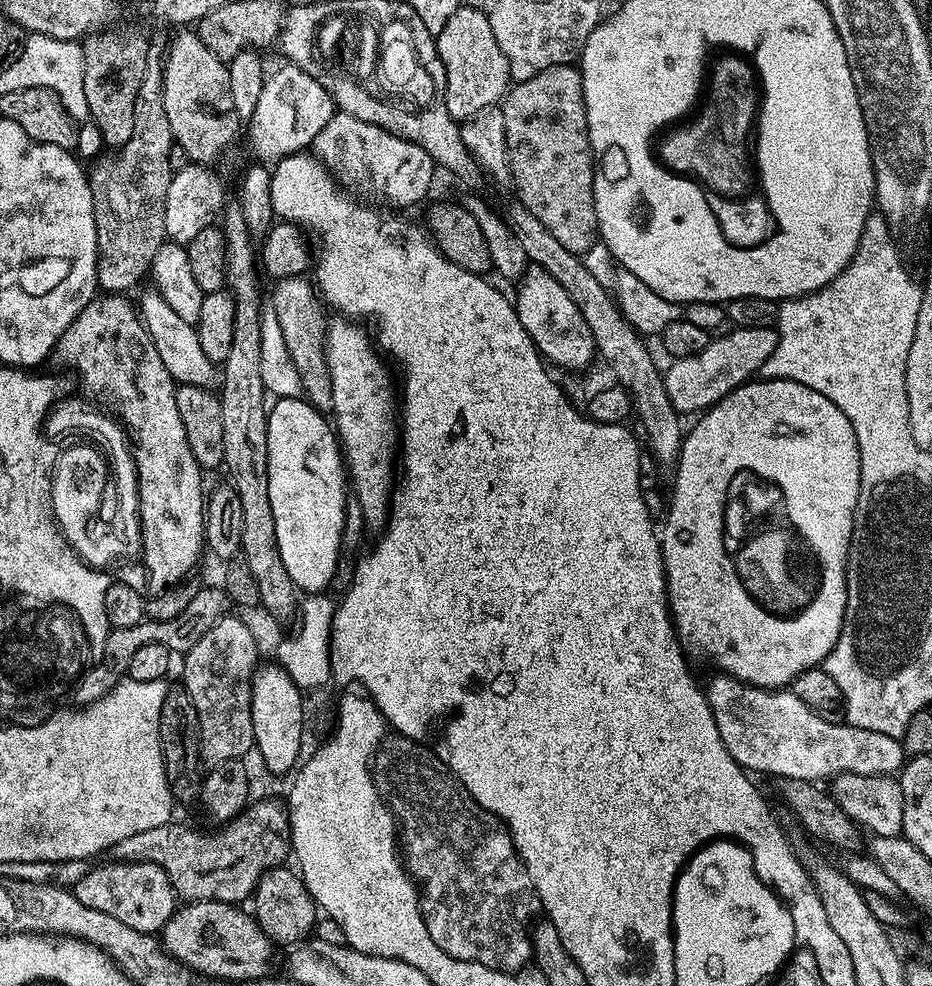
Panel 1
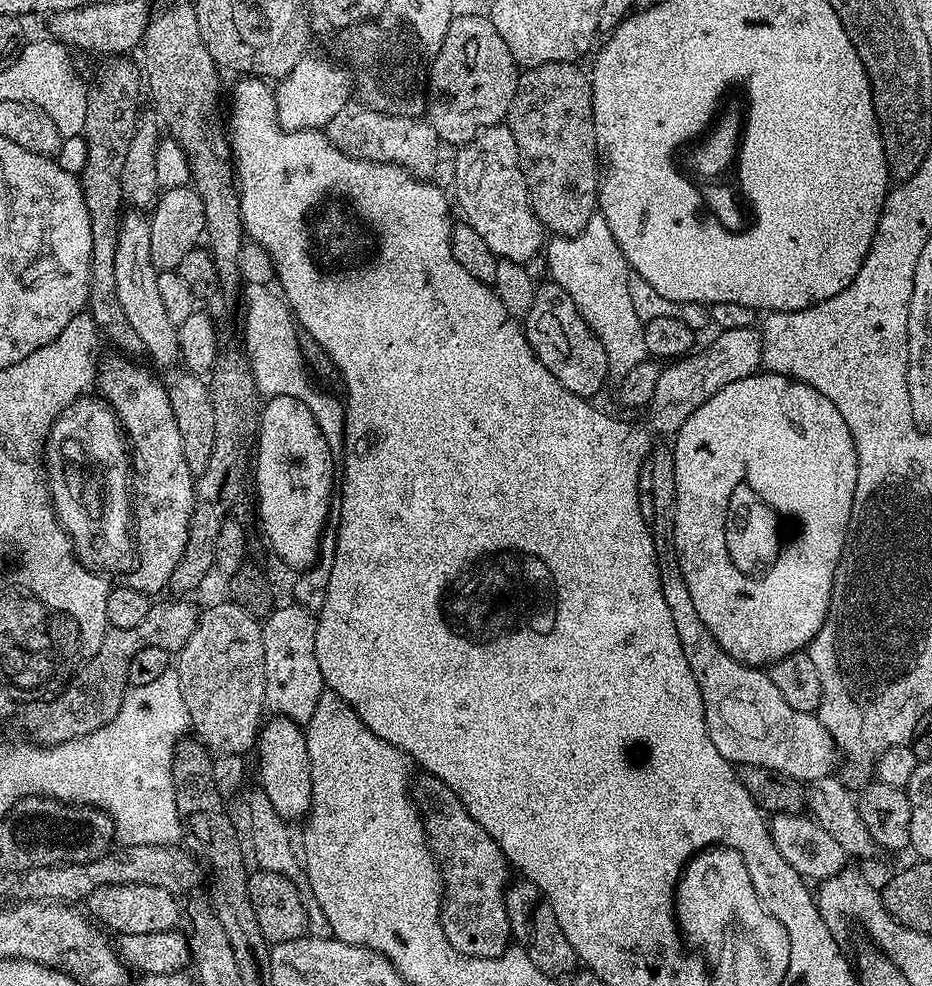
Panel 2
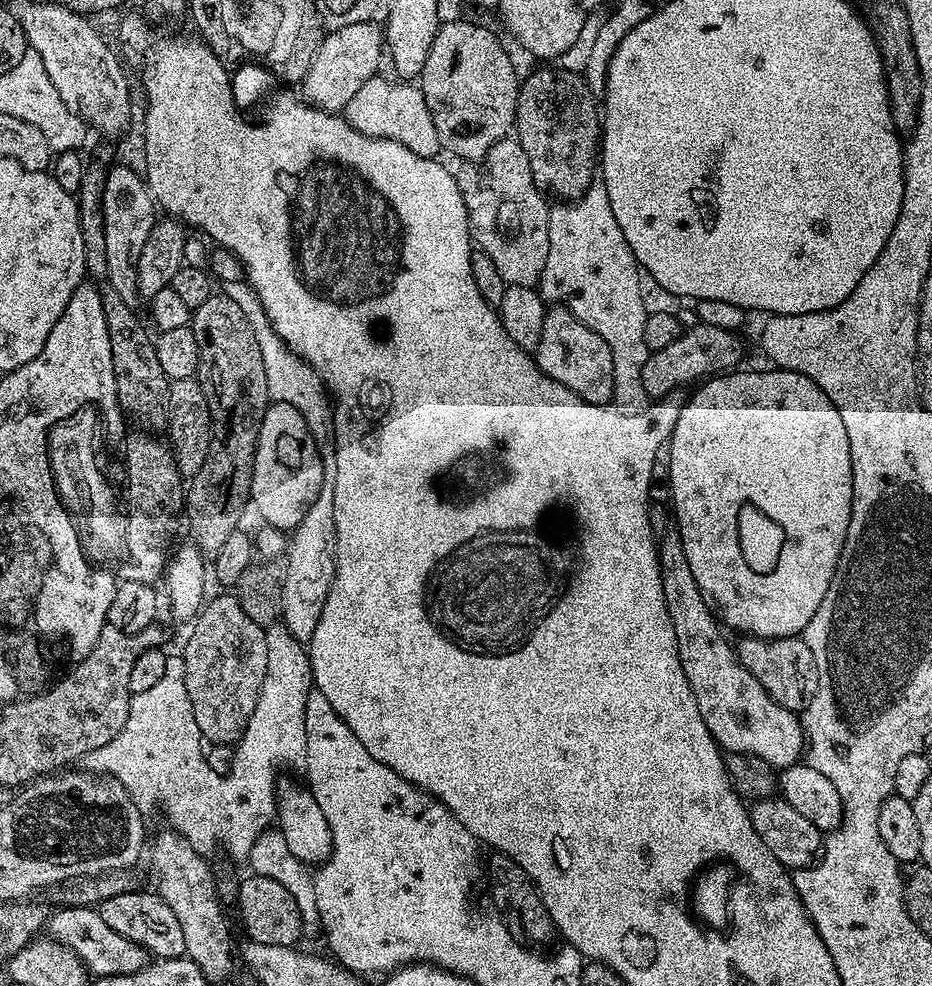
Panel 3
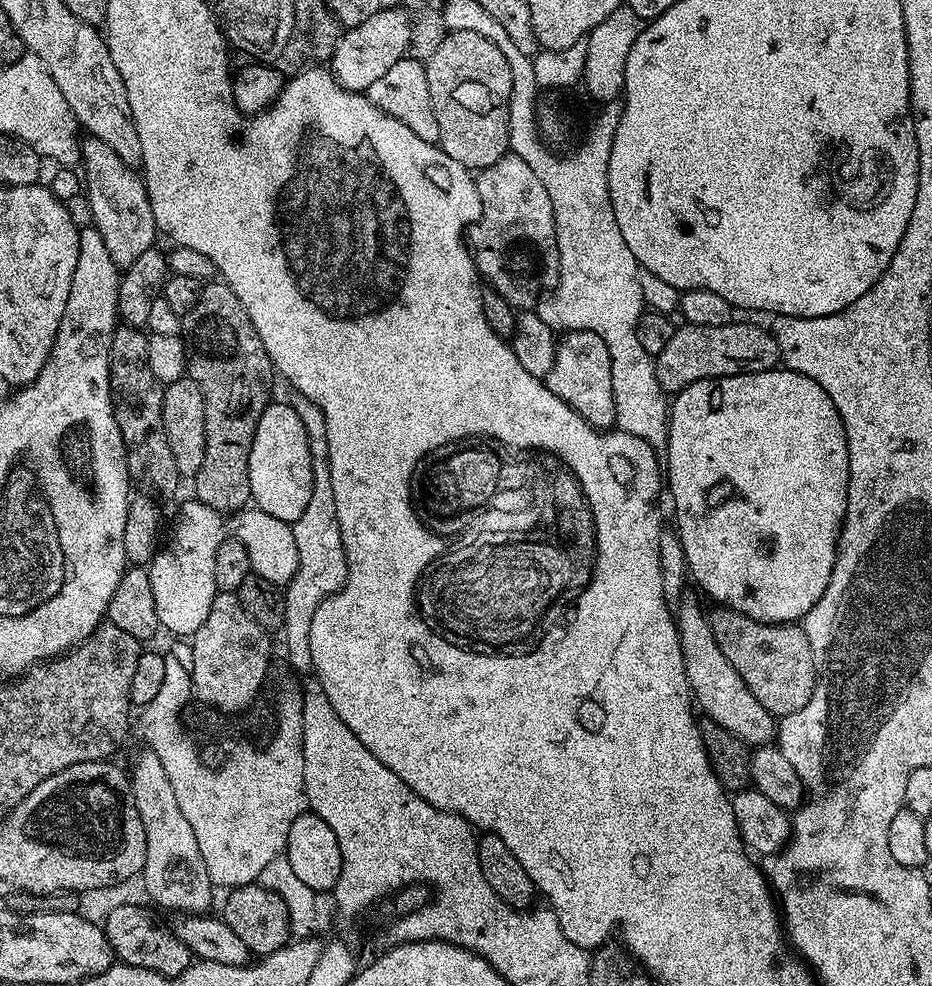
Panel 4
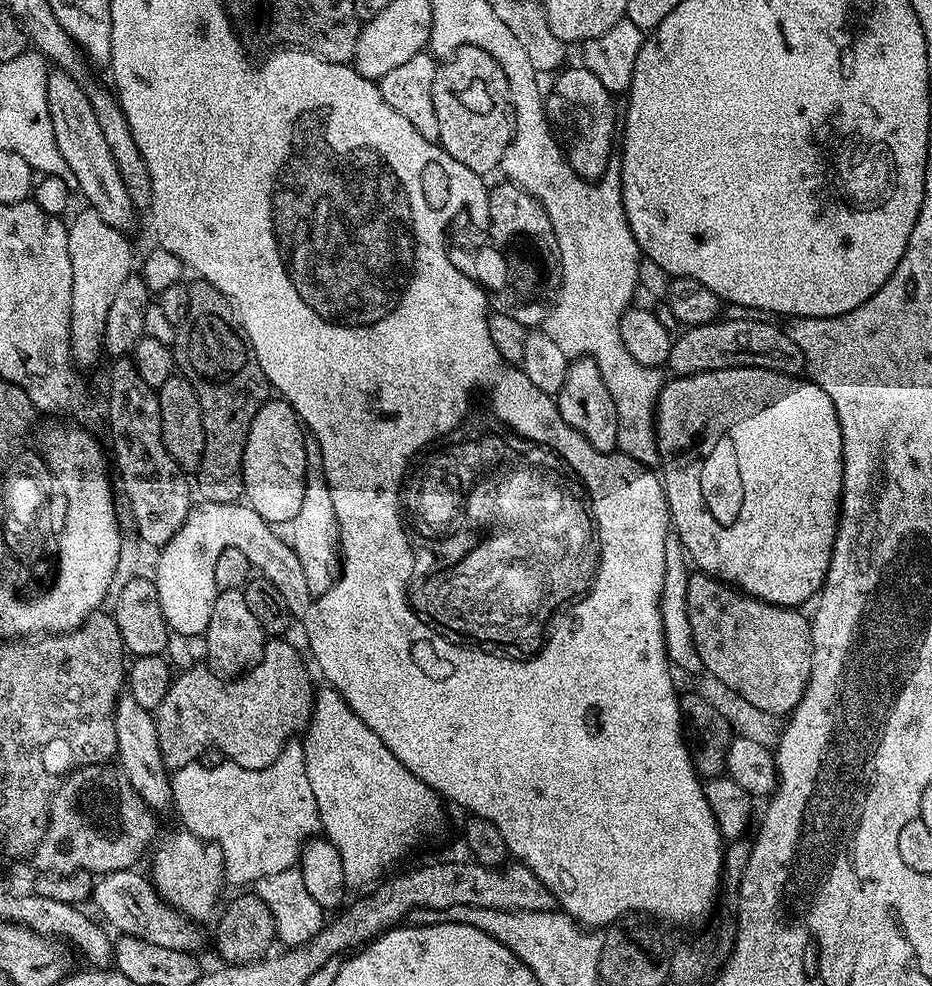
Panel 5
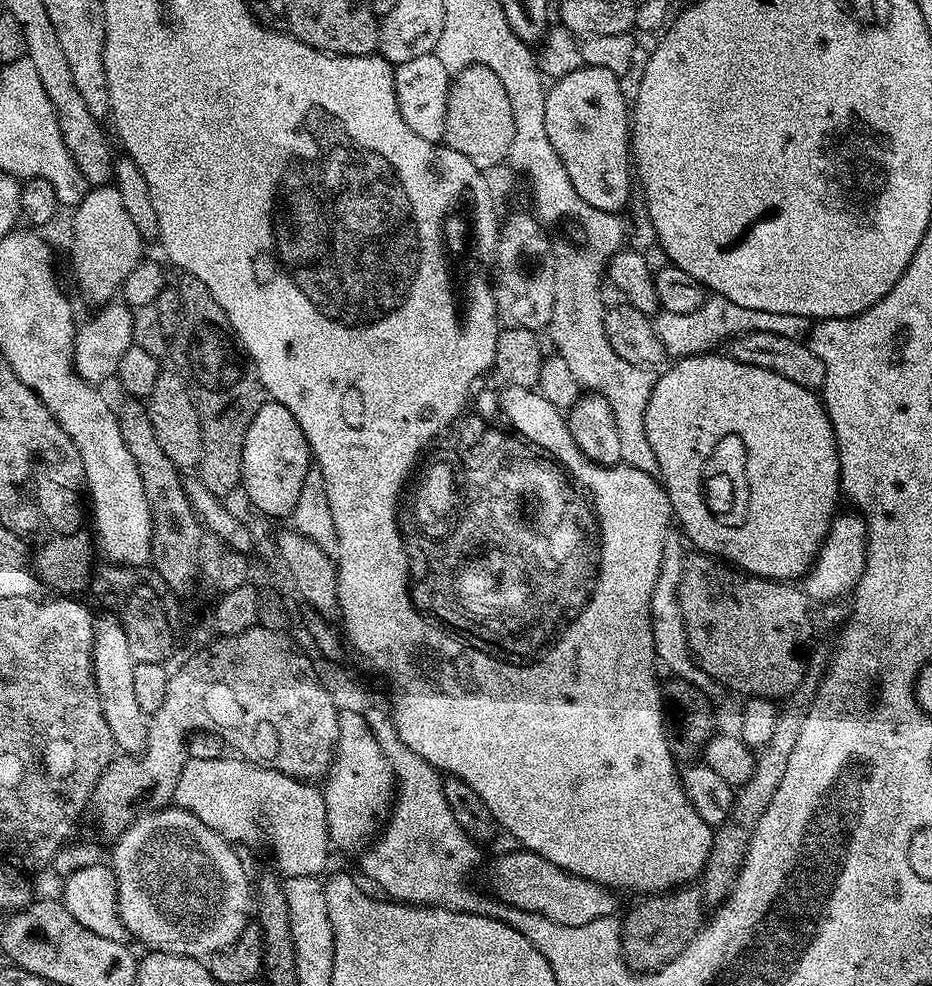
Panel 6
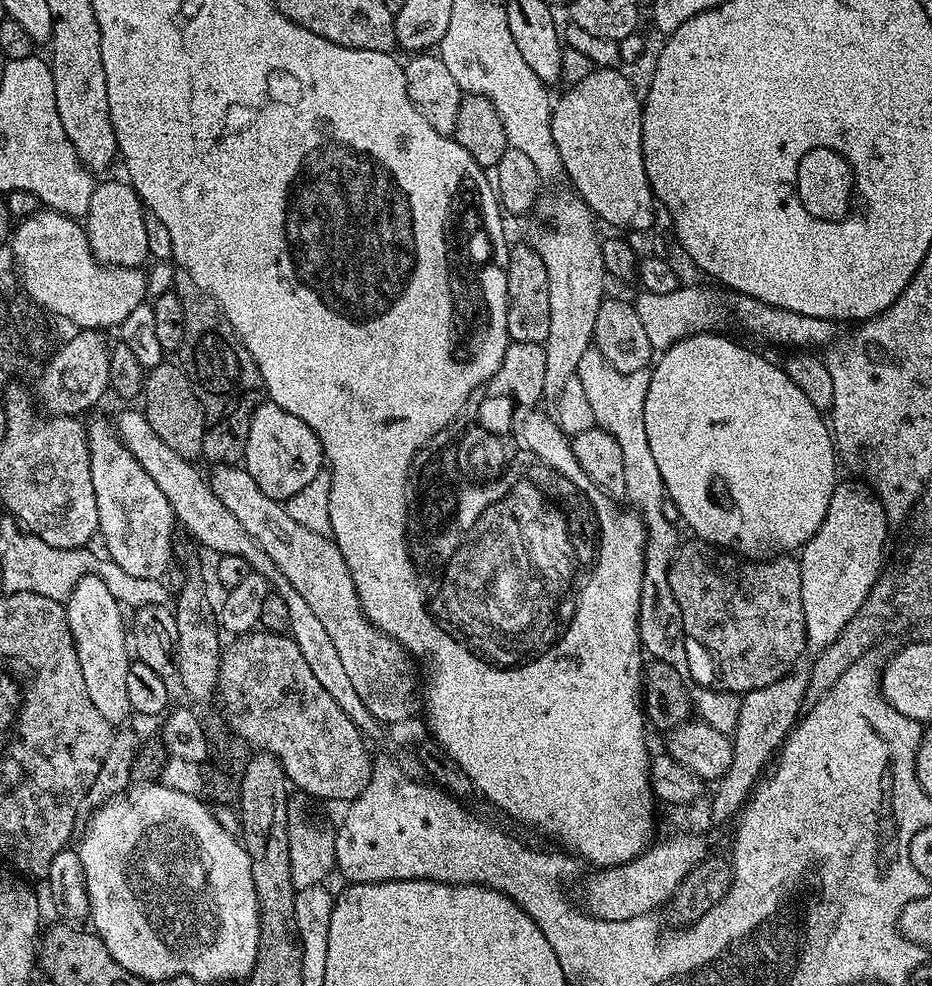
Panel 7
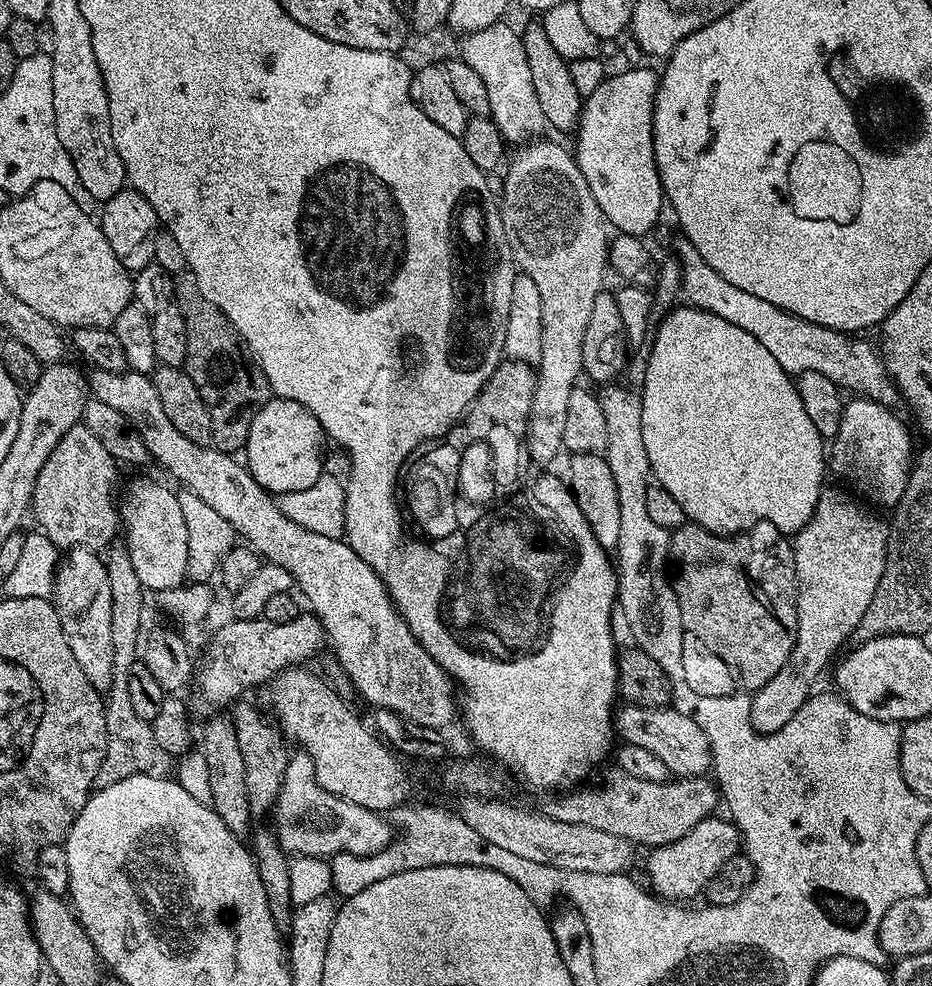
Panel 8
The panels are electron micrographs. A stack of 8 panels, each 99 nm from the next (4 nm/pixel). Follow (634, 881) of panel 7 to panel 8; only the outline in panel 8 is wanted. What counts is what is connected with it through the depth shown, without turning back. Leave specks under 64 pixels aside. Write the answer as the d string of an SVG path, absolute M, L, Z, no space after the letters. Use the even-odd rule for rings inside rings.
M713 814L706 817L690 834L678 838L676 842L663 844L651 849L648 855L648 880L651 891L657 897L668 902L688 902L691 896L696 896L707 889L708 883L730 862L730 858L738 855L742 848L742 837L739 829L731 819L723 815Z

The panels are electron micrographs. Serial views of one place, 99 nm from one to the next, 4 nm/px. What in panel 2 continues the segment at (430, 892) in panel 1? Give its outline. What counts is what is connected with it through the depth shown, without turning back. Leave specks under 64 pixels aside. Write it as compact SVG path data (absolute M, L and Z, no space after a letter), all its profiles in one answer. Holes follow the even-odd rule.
M427 774L421 777L414 784L414 800L423 815L428 844L443 876L442 930L454 950L462 955L495 957L507 951L513 939L504 901L504 892L510 883L508 859L498 842L470 818L466 806L445 780Z

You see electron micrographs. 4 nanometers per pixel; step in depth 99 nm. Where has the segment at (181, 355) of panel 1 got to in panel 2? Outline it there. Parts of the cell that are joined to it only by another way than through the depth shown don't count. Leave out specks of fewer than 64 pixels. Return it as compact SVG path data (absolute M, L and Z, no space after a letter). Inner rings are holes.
M128 211L120 216L120 232L116 235L114 254L116 293L119 301L122 302L127 321L138 334L139 347L152 355L151 363L153 365L177 363L180 355L180 347L176 341L177 325L173 324L166 314L166 306L162 306L162 294L158 294L158 270L150 258L149 219L143 211Z

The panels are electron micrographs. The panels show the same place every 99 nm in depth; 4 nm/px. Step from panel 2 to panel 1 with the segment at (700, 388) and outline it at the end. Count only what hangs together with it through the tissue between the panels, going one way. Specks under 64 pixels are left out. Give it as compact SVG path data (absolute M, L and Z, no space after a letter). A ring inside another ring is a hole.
M733 327L732 332L728 332L725 336L709 339L706 350L702 350L698 354L694 354L690 358L682 358L681 360L672 360L669 368L663 373L665 388L668 391L673 406L681 413L692 412L695 408L699 410L707 410L712 405L718 403L723 396L729 396L735 388L748 383L759 373L760 367L766 362L766 358L770 358L770 354L774 354L774 346L778 346L779 331L775 327L771 328L738 328Z

